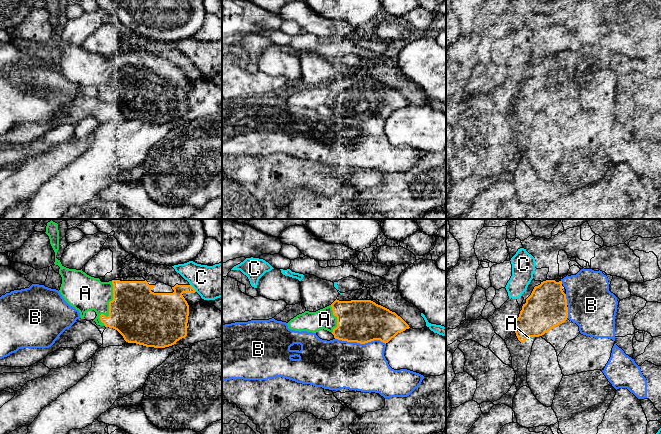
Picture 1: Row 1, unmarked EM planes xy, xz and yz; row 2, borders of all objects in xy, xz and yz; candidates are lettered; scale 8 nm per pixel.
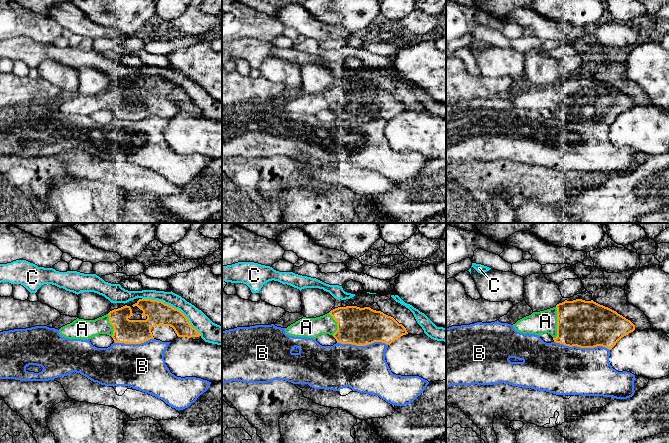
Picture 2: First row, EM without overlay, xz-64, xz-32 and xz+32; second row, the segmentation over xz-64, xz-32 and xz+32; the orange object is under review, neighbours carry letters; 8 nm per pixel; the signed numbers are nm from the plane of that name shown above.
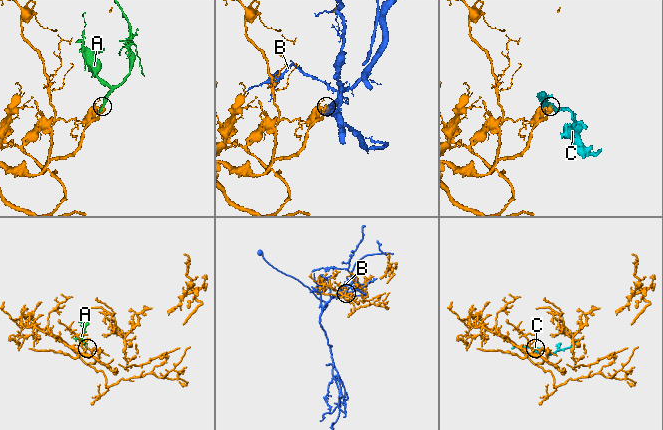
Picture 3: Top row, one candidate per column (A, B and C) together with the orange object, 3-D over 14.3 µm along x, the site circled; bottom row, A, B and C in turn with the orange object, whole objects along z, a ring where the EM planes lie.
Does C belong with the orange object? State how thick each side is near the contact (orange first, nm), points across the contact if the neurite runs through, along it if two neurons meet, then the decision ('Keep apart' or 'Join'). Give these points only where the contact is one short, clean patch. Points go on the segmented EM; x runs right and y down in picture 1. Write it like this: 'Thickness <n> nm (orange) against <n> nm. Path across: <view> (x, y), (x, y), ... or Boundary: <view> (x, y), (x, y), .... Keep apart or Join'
Thickness 280 nm (orange) against 280 nm. Keep apart

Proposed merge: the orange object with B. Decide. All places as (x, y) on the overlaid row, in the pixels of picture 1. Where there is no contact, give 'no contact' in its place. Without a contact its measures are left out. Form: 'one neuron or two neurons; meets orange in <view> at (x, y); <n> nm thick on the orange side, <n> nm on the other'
two neurons; meets orange in xz at (360, 343); 340 nm thick on the orange side, 400 nm on the other

